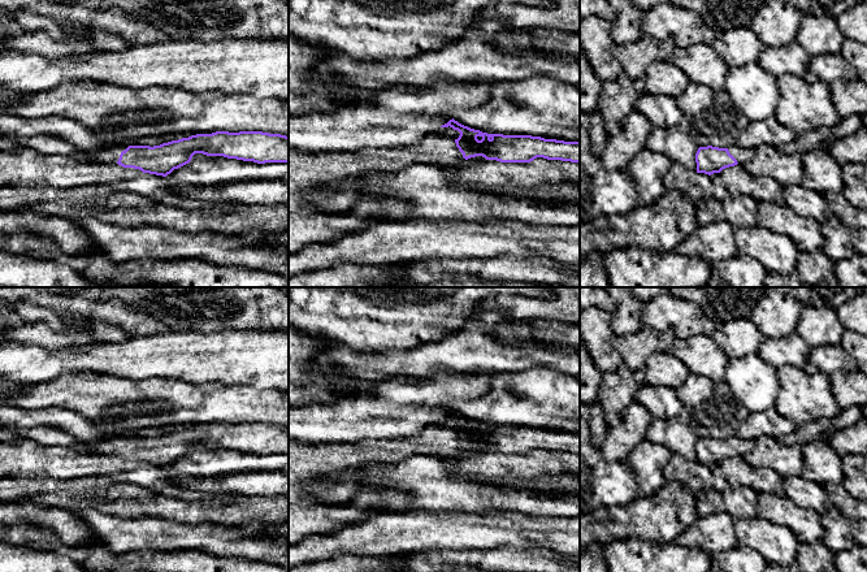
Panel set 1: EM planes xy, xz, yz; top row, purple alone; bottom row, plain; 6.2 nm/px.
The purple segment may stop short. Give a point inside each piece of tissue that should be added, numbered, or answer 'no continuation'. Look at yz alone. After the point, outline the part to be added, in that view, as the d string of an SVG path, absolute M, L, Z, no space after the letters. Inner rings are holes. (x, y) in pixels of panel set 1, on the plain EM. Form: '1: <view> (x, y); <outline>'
1: yz (742, 446); M737 436L728 438L728 442L737 451L737 454L741 456L751 452L755 447L755 441L746 441Z

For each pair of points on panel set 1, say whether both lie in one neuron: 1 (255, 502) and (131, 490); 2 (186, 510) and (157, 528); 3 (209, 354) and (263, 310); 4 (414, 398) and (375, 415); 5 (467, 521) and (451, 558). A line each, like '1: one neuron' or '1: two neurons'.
1: one neuron
2: two neurons
3: two neurons
4: one neuron
5: two neurons

